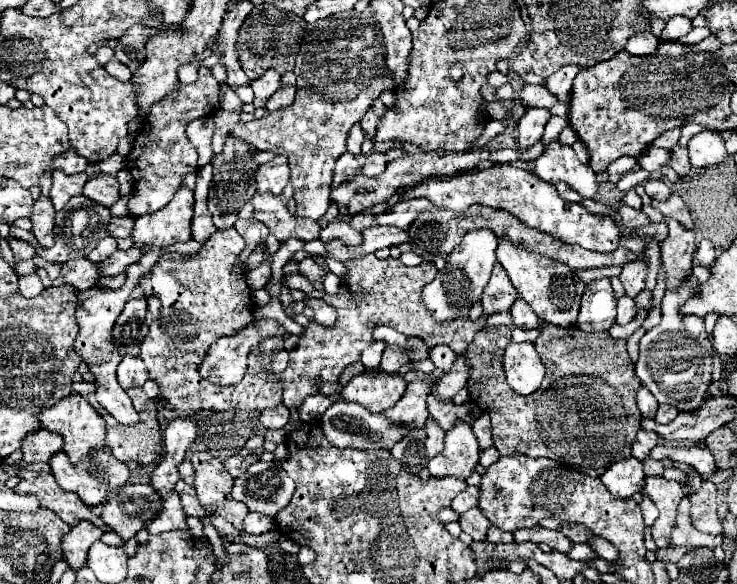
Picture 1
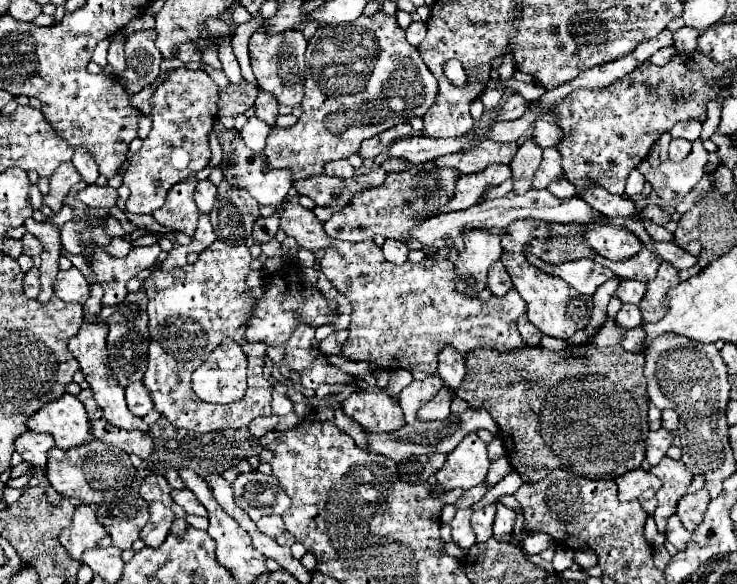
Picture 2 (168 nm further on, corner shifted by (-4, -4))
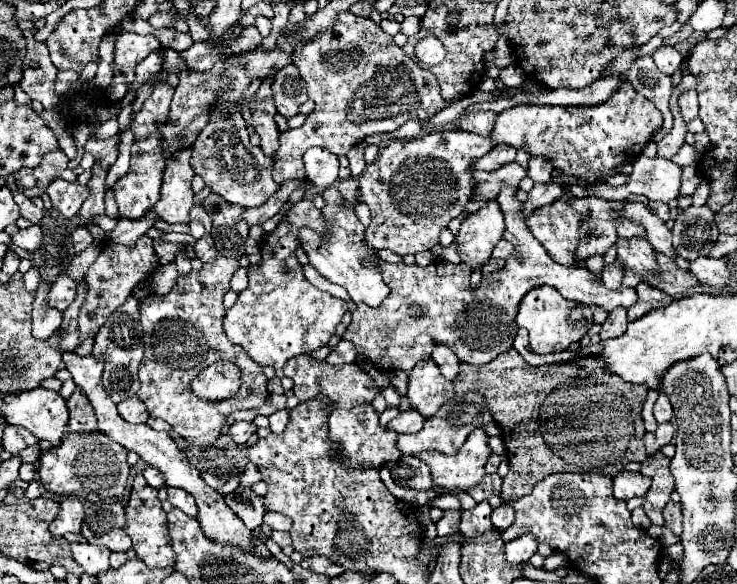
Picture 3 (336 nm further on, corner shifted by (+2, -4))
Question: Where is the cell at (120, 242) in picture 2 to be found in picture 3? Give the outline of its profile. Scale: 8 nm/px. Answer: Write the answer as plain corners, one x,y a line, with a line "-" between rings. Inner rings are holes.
149,210
145,216
141,216
141,220
119,218
115,230
109,234
109,240
117,242
117,244
133,244
133,240
141,238
157,220
159,220
159,216
153,210

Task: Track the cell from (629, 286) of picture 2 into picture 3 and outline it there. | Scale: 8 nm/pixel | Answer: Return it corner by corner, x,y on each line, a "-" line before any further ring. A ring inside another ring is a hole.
505,186
497,196
501,210
505,214
505,238
513,246
513,254
507,258
505,268
483,278
477,288
471,286
471,268
467,264
451,264
447,260
433,260
427,266
407,266
407,264
381,264
381,274
391,294
383,300
379,308
369,308
359,304
353,312
353,322
347,326
343,340
355,344
359,354
365,354
377,368
385,372
403,370
409,374
417,362
431,358
433,346
445,344
453,348
461,342
461,362
483,366
495,360
501,352
513,346
517,324
515,316
523,296
537,286
553,286
565,298
585,304
599,306
611,312
617,306
629,308
637,302
637,292
633,288
621,286
609,290
601,284
601,278
587,268
567,268
557,264
539,240
535,240
521,218
521,202
515,198
517,188

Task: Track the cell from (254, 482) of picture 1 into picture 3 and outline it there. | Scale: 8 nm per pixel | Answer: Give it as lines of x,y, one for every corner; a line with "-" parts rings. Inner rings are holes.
237,488
233,494
225,496
225,502
249,530
257,530
263,524
263,498
251,488

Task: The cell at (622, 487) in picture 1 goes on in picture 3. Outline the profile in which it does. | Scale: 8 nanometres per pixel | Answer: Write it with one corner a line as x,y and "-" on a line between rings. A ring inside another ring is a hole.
619,472
613,480
613,496
617,500
629,500
633,496
645,496
651,480
639,472

